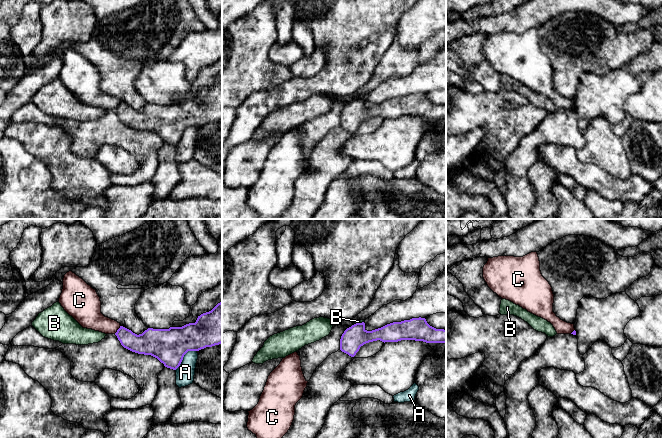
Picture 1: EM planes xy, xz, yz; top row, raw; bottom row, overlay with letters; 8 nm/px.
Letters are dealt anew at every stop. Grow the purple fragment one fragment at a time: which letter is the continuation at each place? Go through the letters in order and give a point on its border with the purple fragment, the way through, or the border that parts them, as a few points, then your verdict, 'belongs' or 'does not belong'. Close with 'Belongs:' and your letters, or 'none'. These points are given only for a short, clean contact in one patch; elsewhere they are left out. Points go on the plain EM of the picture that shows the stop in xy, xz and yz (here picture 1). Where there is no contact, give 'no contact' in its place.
A: contact xy (183, 132); border xy (196, 126), (189, 126), (175, 146); does not belong
B: contact xz (360, 99); border xz (363, 97), (357, 99); does not belong
C: contact xy (118, 105); border xy (120, 101), (114, 109); does not belong
Belongs: none

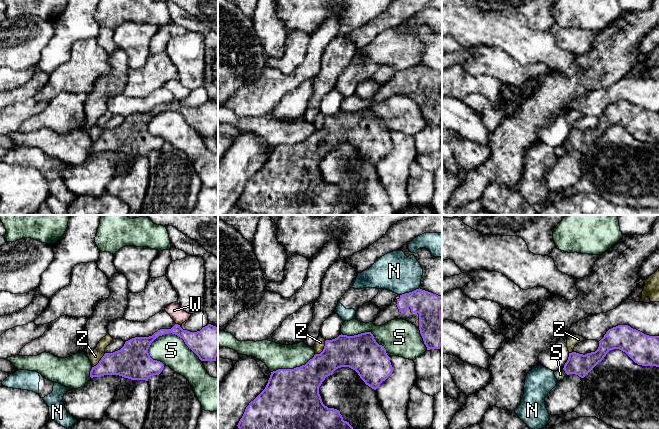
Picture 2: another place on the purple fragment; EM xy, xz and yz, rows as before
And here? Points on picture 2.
N: contact xz (409, 68); does not belong
S: contact xy (175, 110); does not belong
W: contact xz (251, 212); does not belong
Z: contact xz (323, 125); border xz (326, 116), (323, 125), (315, 130); does not belong
Belongs: none

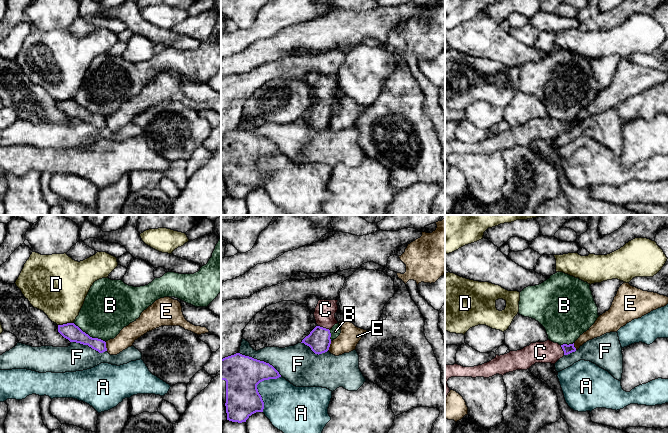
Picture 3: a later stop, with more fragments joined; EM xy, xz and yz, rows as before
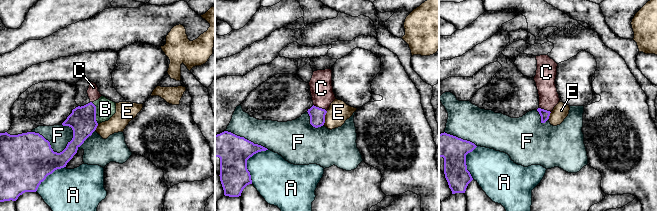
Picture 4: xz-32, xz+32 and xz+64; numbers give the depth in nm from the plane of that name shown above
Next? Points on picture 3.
A: contact xz (256, 162); does not belong
B: contact xy (88, 111); border xy (73, 99), (90, 112), (100, 114), (105, 118); does not belong
C: contact xz (324, 104); way xz (319, 117), (324, 104), (324, 90); belongs
D: contact xy (65, 100); does not belong
E: contact xz (329, 122); border xz (331, 117), (327, 126); does not belong
F: contact xz (259, 136); does not belong
Belongs: C

